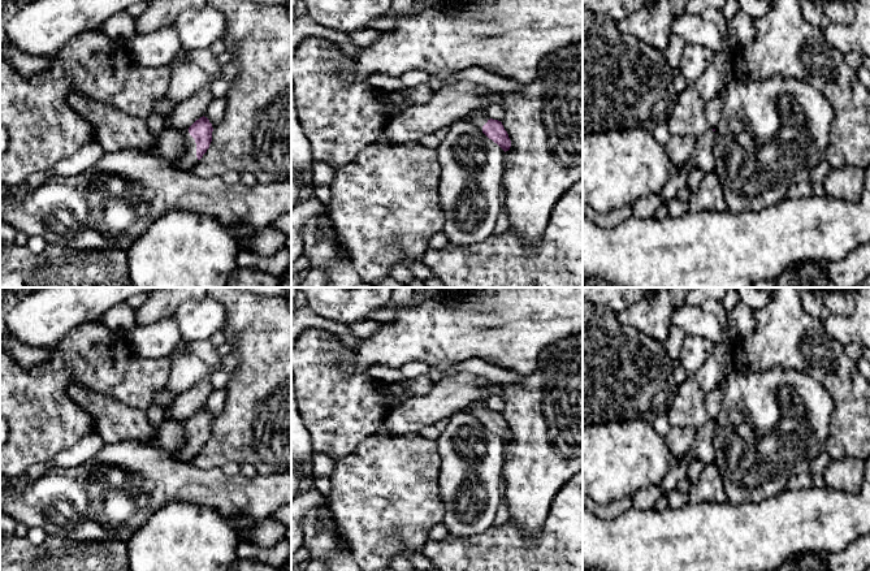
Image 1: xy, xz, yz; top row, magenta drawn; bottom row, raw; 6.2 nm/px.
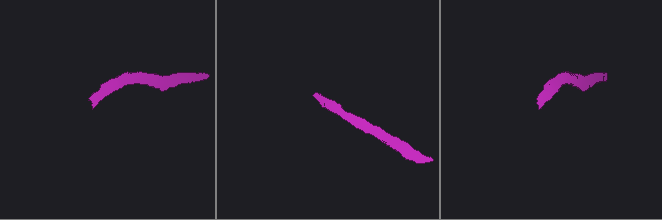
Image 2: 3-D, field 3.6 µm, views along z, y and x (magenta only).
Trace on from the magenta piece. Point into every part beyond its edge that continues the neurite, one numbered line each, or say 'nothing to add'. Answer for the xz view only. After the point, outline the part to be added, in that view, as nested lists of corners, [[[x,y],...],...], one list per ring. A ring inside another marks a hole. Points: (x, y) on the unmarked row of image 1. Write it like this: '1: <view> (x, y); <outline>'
1: xz (479, 410); [[[473,402],[469,405],[468,411],[480,421],[490,411],[490,408],[484,403]]]

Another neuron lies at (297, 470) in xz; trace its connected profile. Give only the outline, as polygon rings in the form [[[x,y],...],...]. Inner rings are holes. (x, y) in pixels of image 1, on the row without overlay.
[[[291,462],[291,499],[299,493],[299,483],[303,476],[303,467]]]

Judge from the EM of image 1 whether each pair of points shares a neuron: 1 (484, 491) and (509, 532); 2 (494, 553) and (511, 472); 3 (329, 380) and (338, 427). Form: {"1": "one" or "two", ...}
{"1": "two", "2": "two", "3": "one"}

